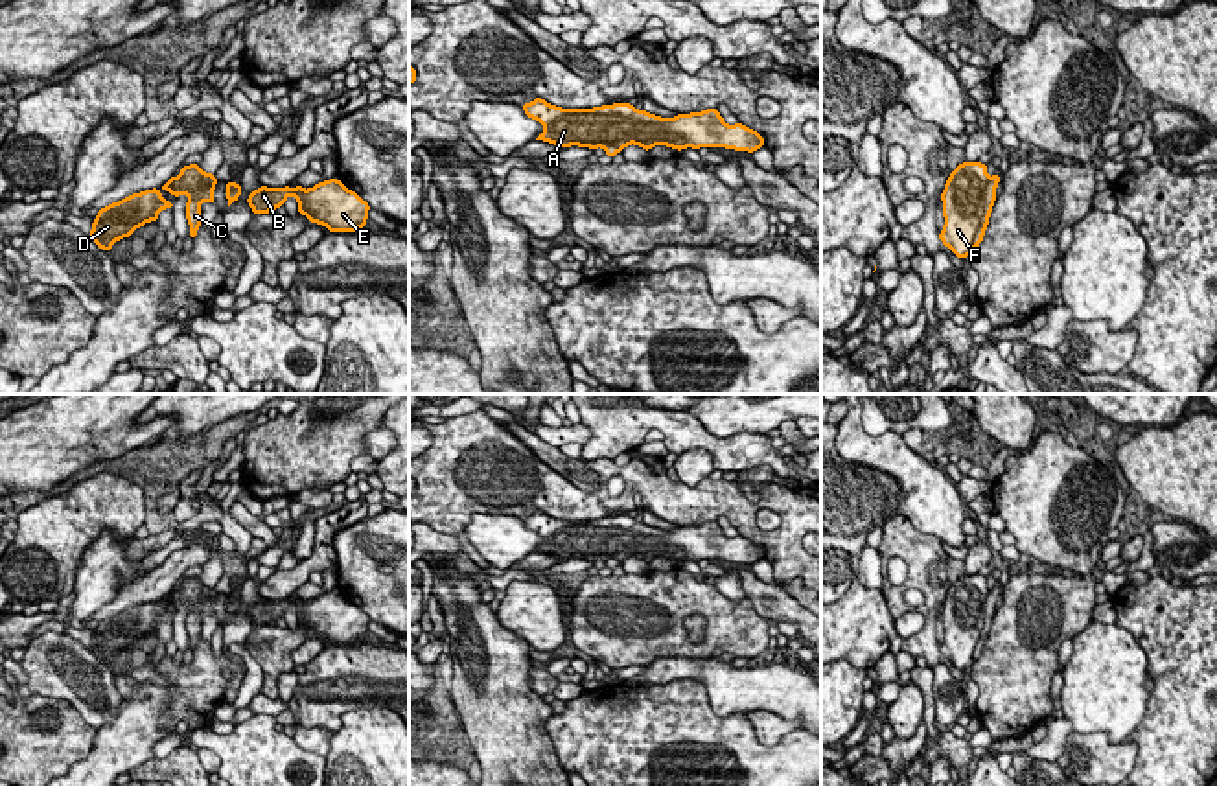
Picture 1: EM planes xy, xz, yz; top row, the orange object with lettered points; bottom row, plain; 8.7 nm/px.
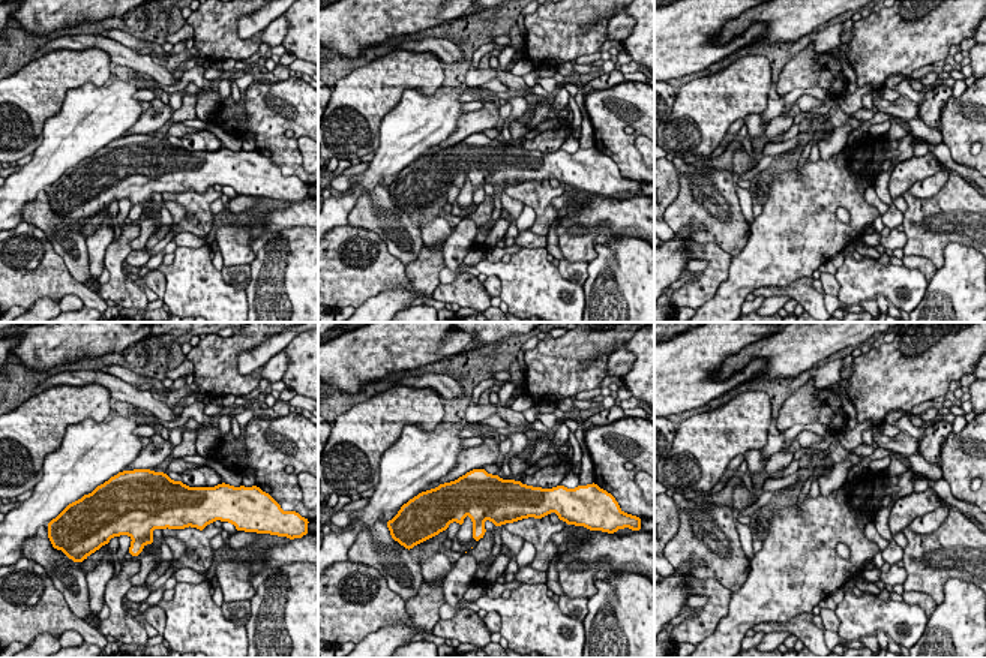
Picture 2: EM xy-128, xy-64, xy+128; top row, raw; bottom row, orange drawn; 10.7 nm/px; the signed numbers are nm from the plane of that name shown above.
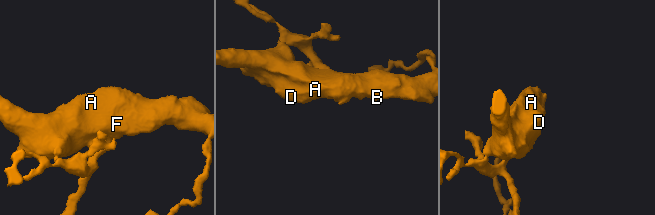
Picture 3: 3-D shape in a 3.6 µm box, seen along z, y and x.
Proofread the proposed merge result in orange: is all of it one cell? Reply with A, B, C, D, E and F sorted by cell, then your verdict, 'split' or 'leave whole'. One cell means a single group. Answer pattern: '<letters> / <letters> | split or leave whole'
A B D E F / C | split

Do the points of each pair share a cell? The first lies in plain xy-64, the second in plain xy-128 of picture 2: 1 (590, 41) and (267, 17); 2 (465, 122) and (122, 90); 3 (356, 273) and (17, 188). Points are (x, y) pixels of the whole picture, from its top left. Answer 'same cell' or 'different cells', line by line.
1: different cells
2: different cells
3: different cells

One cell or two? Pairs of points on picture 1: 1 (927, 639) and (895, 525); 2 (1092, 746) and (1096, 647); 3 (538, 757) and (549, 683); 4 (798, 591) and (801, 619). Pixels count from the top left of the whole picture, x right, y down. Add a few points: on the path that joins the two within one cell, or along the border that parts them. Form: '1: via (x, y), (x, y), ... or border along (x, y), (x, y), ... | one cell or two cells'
1: via (930, 612), (932, 571), (919, 553) | one cell
2: border along (1074, 729), (1103, 731), (1112, 742), (1122, 742) | two cells
3: border along (531, 667), (531, 687), (540, 696) | two cells
4: border along (761, 582), (781, 586), (801, 606) | two cells

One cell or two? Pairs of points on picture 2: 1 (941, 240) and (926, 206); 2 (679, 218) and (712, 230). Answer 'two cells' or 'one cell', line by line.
1: one cell
2: one cell

